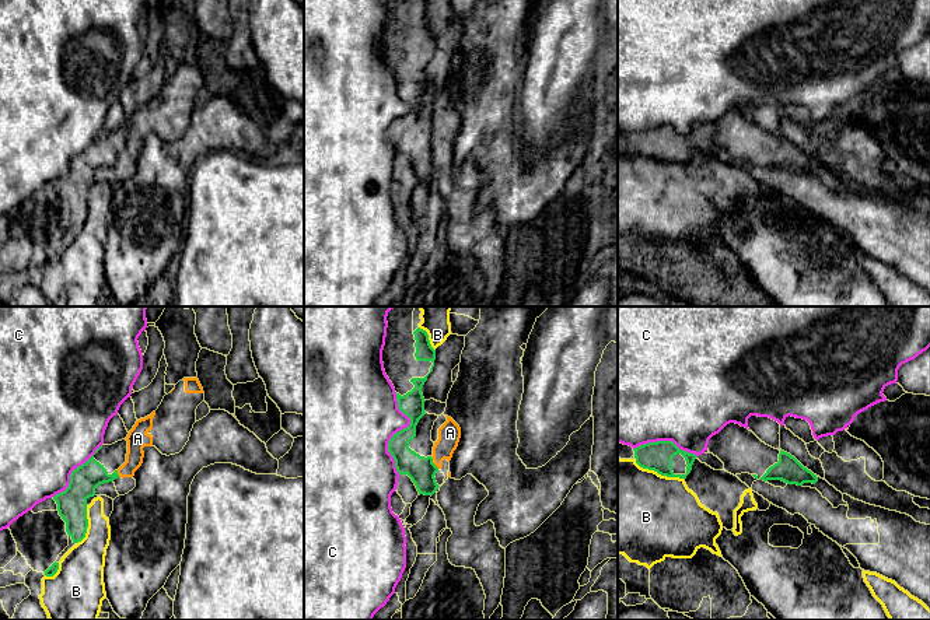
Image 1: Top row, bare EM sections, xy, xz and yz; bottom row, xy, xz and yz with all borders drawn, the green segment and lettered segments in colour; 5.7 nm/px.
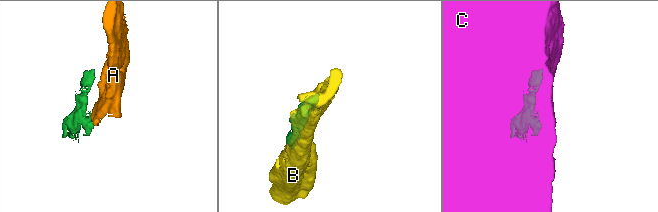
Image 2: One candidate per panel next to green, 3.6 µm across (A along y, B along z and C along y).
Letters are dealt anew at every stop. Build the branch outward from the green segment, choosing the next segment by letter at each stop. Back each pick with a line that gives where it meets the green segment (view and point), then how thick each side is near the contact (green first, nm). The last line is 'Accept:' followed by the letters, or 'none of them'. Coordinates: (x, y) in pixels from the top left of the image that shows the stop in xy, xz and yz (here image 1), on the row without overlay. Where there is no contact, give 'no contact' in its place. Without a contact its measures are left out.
Accept: none of them

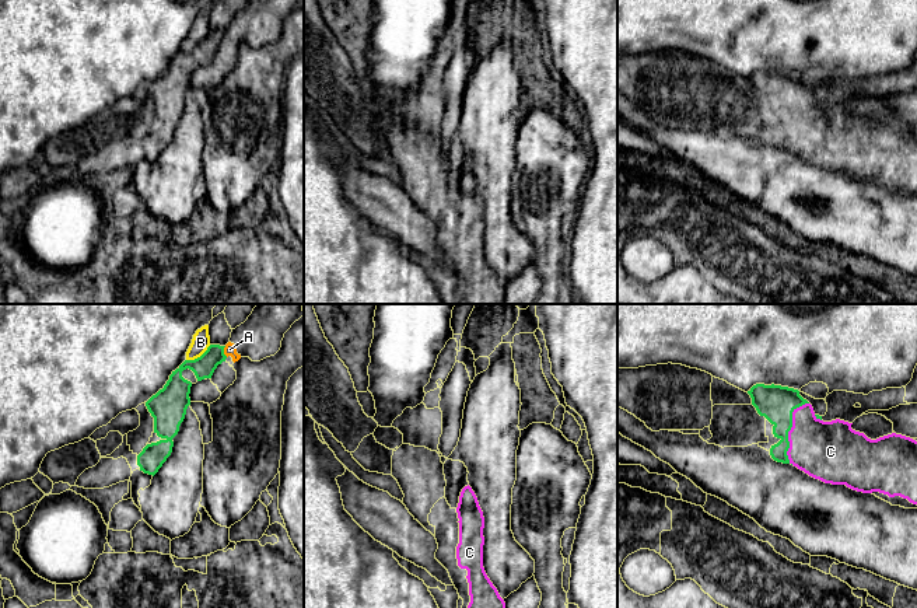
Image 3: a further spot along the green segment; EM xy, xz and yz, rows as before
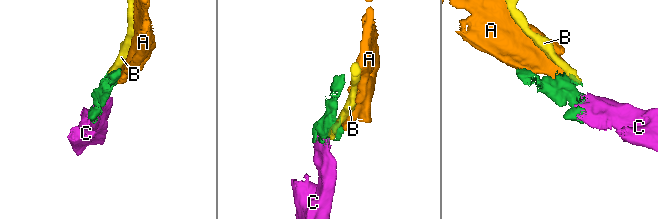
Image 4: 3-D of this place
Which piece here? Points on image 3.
C: contact yz (790, 115); calibres 200 and 340 nm
Accept: C

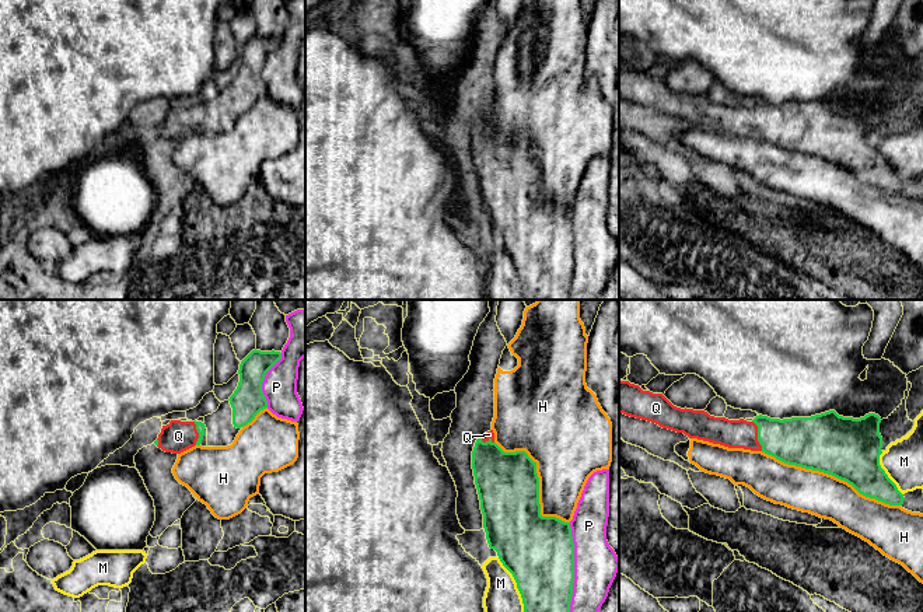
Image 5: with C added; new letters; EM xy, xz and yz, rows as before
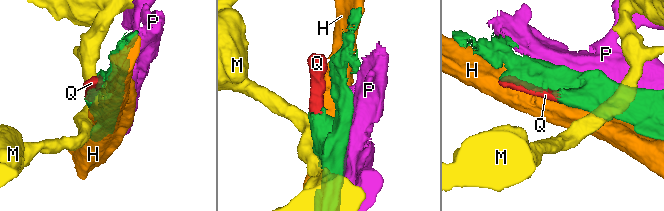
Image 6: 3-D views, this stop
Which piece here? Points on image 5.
Q: contact yz (758, 122); calibres 280 and 160 nm
Accept: Q

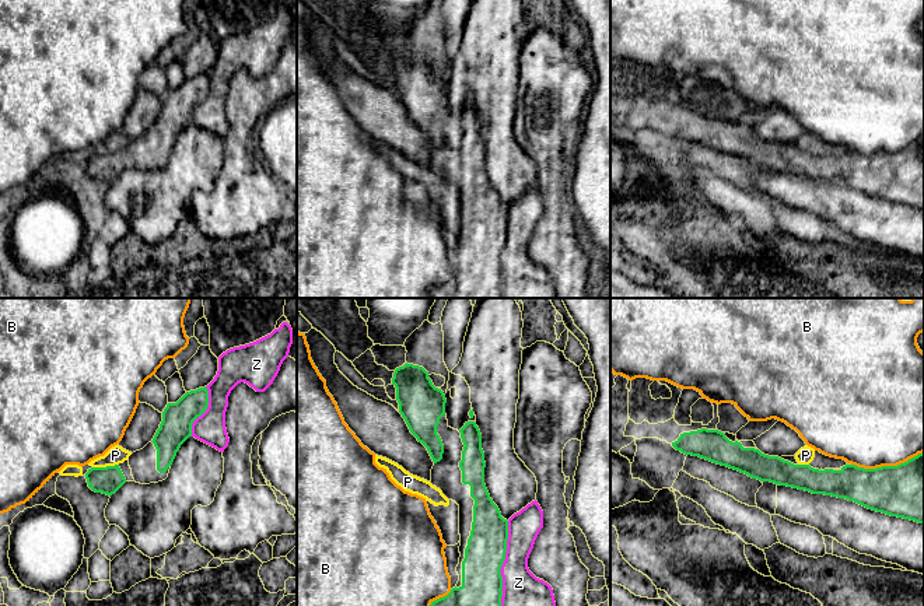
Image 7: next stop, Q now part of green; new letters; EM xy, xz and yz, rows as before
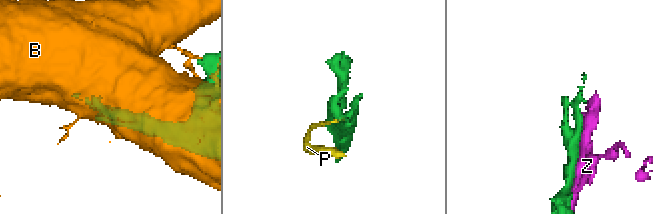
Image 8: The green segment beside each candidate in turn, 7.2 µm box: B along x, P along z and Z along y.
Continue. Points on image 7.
Accept: none of them

